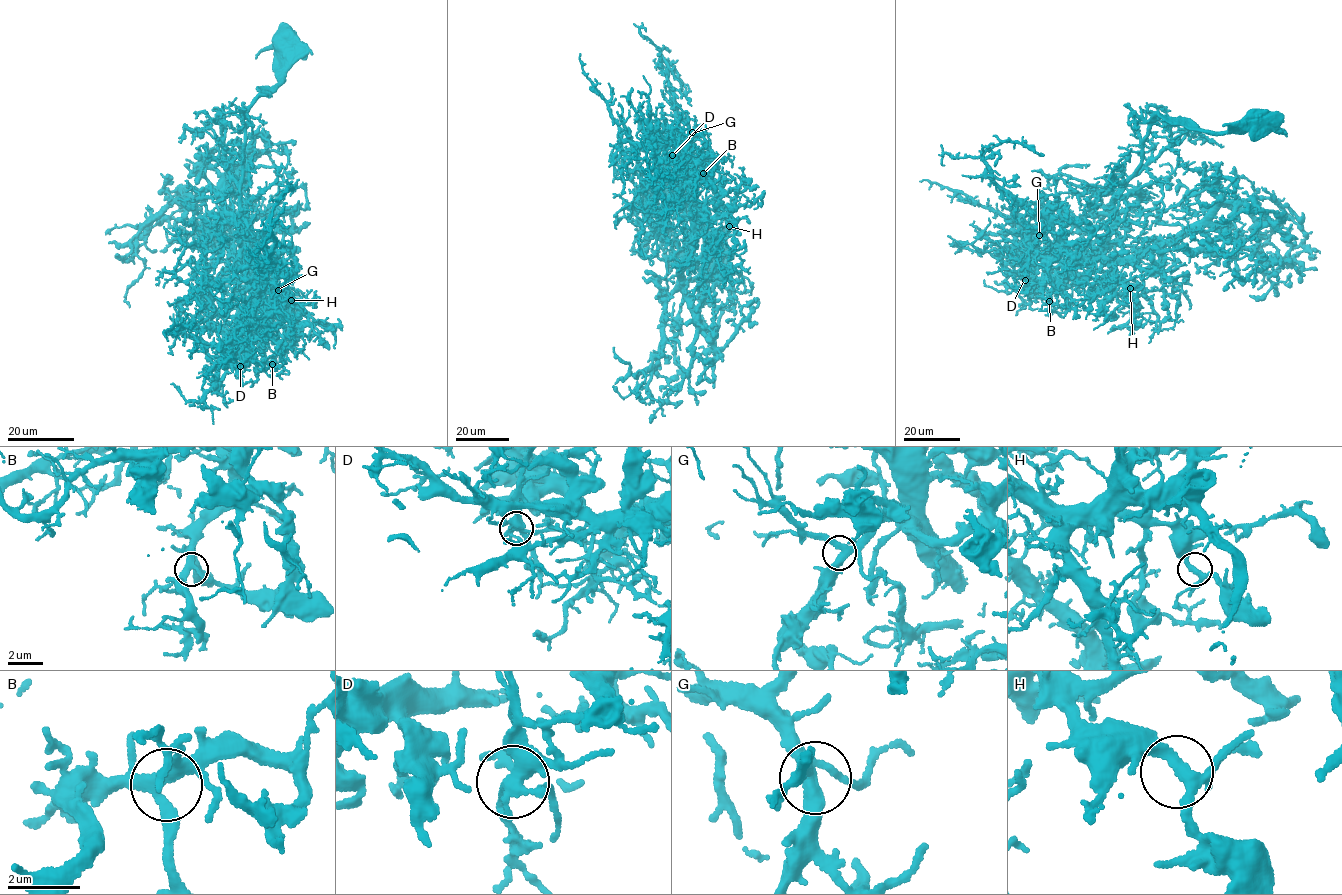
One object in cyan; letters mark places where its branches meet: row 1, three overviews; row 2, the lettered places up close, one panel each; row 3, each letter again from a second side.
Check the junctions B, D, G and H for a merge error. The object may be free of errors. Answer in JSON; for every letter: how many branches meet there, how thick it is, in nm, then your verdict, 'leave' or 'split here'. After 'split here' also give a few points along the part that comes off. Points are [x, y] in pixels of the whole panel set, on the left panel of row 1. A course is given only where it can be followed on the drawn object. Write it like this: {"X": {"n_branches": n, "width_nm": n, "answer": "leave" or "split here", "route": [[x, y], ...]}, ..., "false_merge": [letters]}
{"B": {"n_branches": 5, "width_nm": 300, "answer": "leave"}, "D": {"n_branches": 5, "width_nm": 360, "answer": "split here", "route": [[241, 366], [242, 347], [235, 321], [245, 302], [236, 297], [225, 301], [218, 299], [210, 289]]}, "G": {"n_branches": 4, "width_nm": 360, "answer": "leave"}, "H": {"n_branches": 5, "width_nm": 260, "answer": "leave"}, "false_merge": ["D"]}

